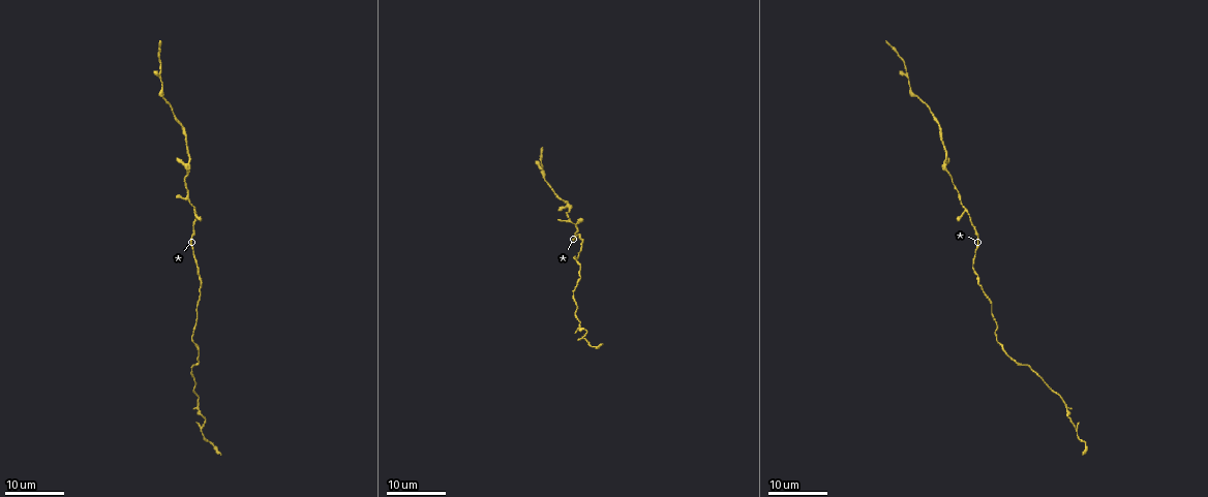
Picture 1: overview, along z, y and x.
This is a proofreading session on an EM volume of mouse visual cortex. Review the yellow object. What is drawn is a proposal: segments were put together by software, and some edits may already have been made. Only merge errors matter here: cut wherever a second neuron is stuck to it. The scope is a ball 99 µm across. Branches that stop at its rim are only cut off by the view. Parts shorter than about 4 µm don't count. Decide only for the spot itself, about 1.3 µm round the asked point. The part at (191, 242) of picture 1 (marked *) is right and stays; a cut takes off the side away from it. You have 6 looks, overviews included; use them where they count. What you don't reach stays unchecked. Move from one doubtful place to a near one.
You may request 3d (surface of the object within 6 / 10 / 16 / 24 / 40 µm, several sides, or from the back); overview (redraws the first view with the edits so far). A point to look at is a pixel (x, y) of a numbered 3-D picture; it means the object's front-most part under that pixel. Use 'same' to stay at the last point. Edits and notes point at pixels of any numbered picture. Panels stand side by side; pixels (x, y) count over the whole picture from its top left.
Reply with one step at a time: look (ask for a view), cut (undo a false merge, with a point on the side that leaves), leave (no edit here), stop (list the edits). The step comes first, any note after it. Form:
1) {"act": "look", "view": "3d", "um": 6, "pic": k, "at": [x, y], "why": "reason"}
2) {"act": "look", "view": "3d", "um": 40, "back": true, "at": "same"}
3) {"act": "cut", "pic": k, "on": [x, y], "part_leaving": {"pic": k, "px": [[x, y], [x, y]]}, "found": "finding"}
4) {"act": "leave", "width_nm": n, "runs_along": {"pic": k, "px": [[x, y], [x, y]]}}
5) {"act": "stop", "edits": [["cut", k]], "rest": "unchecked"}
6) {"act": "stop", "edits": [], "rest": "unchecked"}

{"act": "look", "view": "3d", "um": 24, "pic": 1, "at": [191, 159], "why": "thick turns thin"}

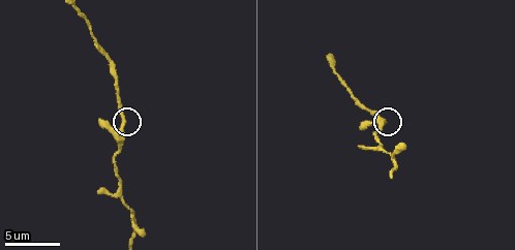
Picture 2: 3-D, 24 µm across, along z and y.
{"act": "look", "view": "3d", "um": 10, "pic": 2, "at": [123, 124]}

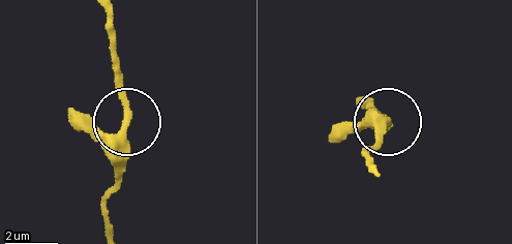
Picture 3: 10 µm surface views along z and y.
{"act": "leave", "found": "all the same neuron"}

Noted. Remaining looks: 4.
{"act": "look", "view": "3d", "um": 24, "pic": 1, "at": [161, 77], "why": "three-way junction"}

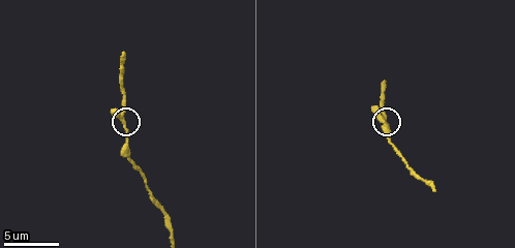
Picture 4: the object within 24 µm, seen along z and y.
{"act": "look", "view": "3d", "um": 10, "pic": 4, "at": [124, 122], "why": "closer look"}

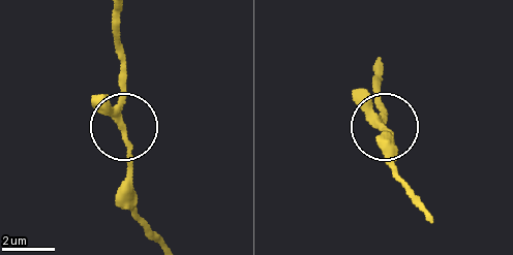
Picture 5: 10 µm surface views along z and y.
{"act": "leave", "arms": 3, "runs_along": {"pic": 5, "px": [[158, 236], [133, 203], [120, 59]]}, "found": "one neuron here"}

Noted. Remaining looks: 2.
{"act": "look", "view": "3d", "um": 24, "pic": 1, "at": [198, 405], "why": "two arms in line, one across"}

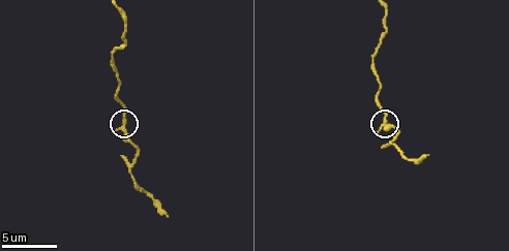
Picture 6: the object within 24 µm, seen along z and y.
{"act": "look", "view": "3d", "um": 6, "pic": 6, "at": [122, 122]}

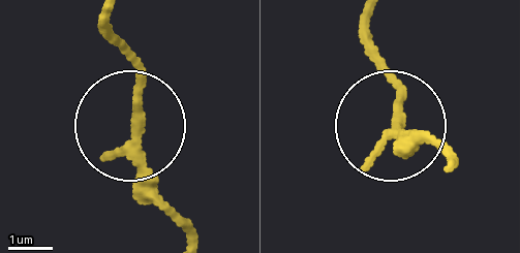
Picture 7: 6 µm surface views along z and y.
{"act": "leave", "runs_along": {"pic": 7, "px": [[369, 23], [372, 56], [402, 93], [395, 126], [432, 141]]}, "found": "one neuron here"}

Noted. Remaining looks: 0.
{"act": "stop", "edits": [], "rest": "unchecked"}

